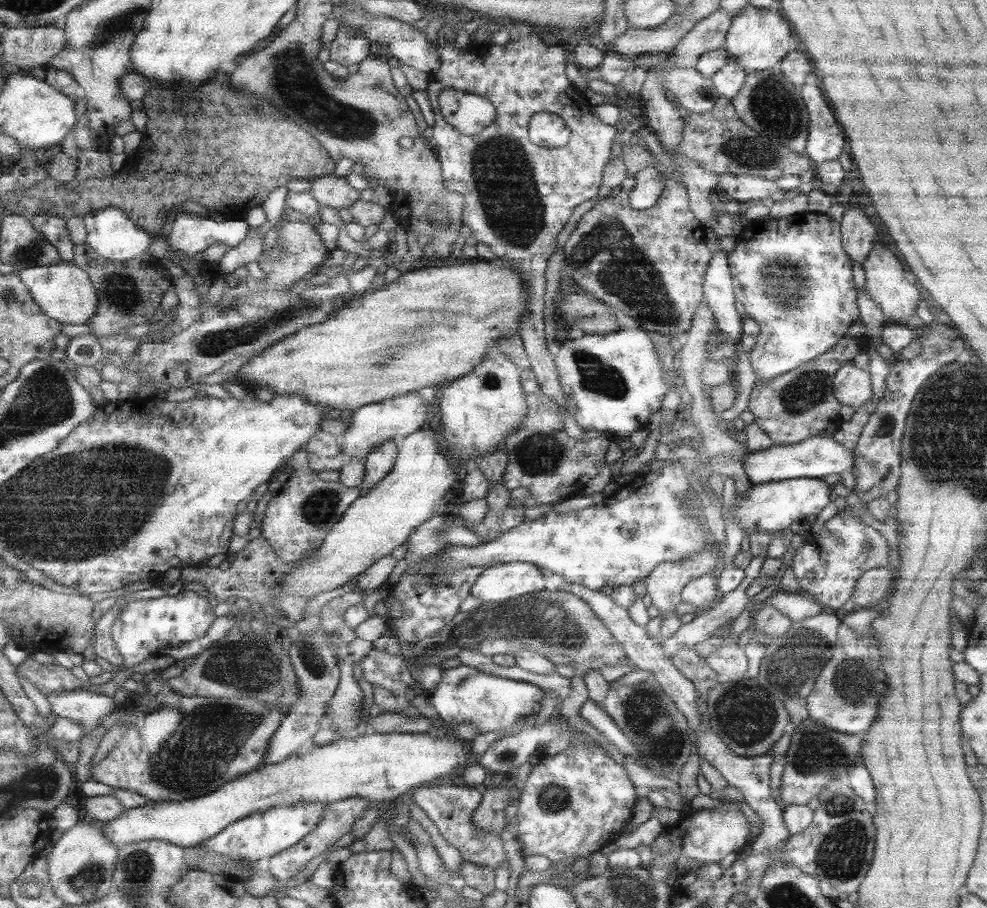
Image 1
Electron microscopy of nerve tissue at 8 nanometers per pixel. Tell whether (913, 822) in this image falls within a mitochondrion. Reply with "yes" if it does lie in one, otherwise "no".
no

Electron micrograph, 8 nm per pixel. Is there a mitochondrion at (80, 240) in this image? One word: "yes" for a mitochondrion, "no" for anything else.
no

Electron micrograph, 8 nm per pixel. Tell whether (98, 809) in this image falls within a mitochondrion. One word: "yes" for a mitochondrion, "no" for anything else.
no

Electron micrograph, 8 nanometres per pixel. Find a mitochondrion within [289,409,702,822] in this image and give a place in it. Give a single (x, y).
(552, 620)

